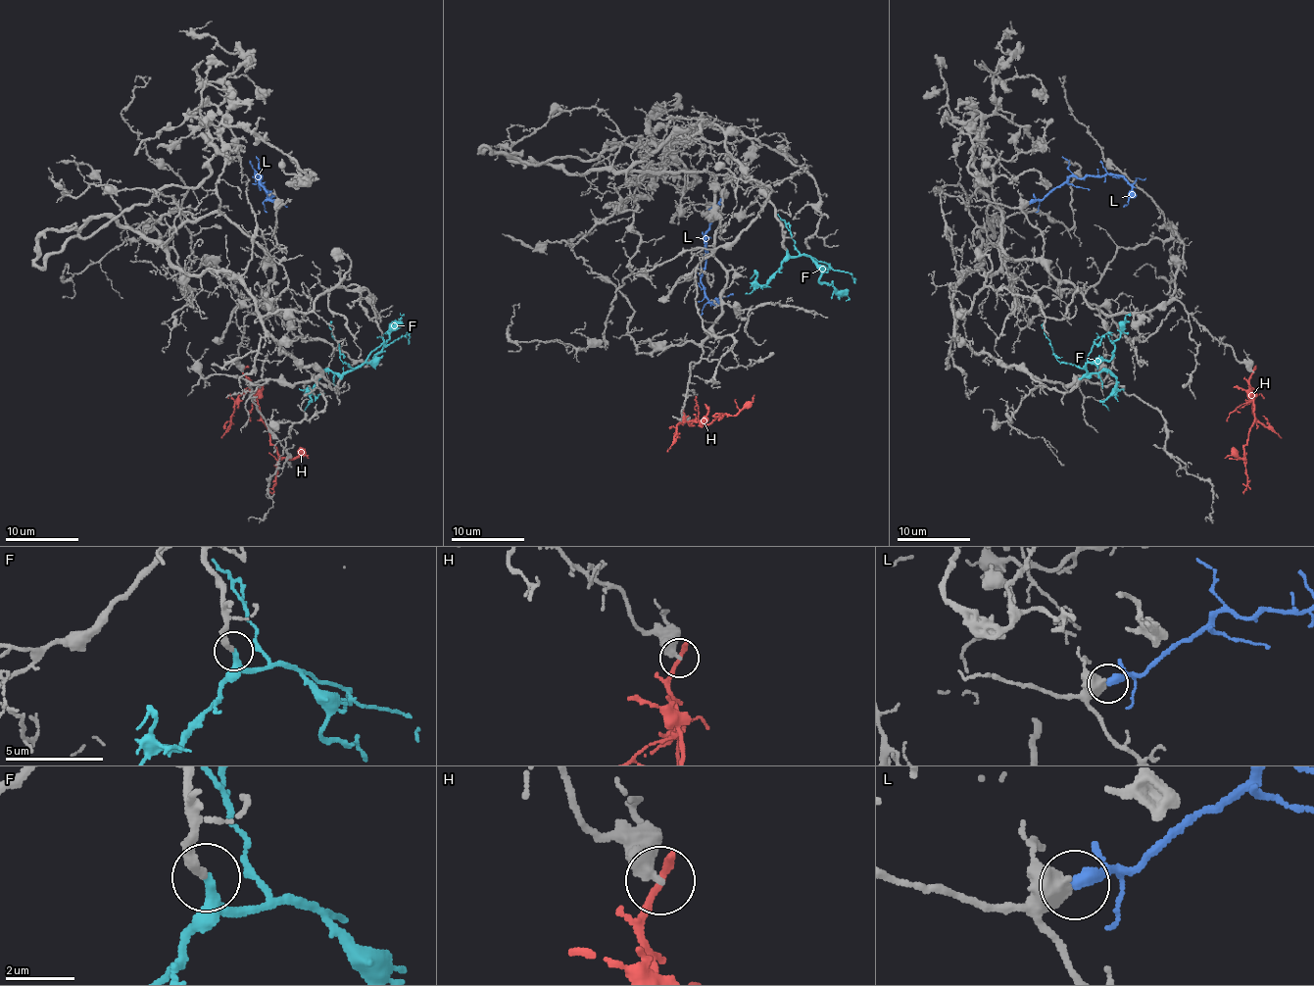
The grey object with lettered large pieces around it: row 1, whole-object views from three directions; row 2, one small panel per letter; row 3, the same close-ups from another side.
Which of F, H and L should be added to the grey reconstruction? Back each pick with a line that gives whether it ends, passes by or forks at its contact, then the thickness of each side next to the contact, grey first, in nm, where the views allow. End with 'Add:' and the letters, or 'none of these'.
F: it ends there; 260 nm thick on the grey side, 300 nm on the other
Add: F

